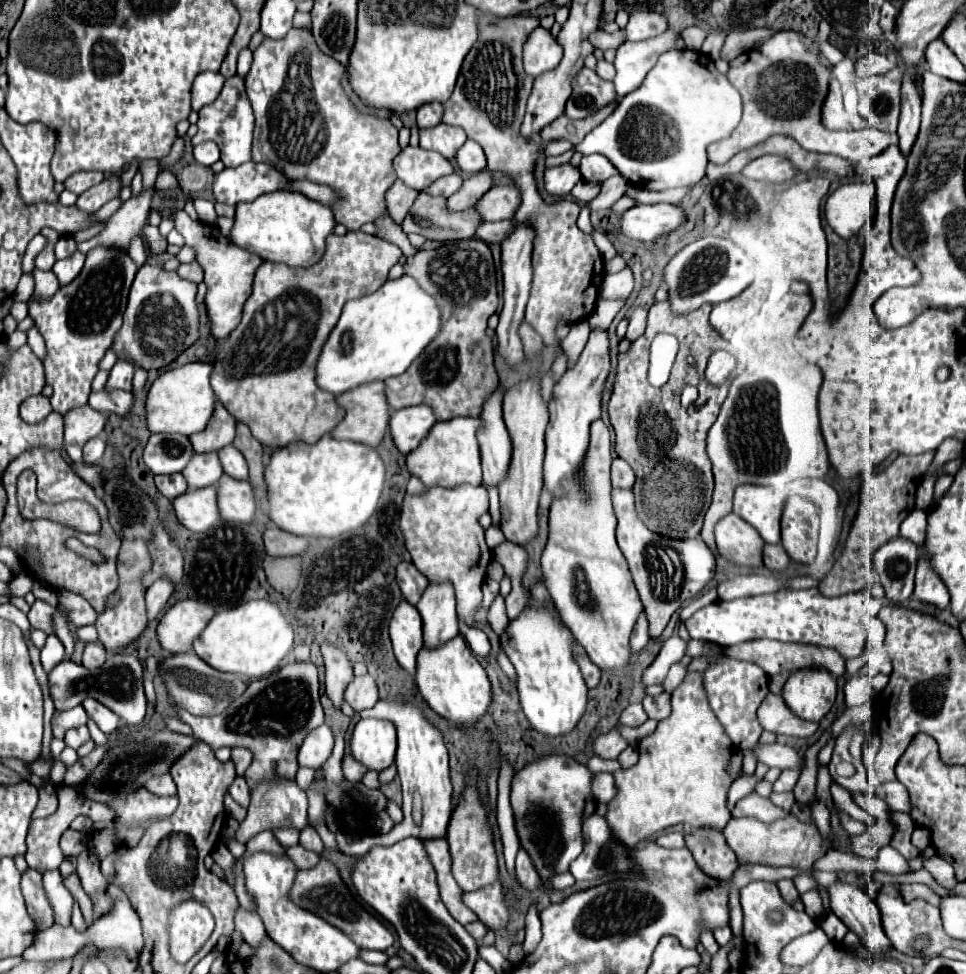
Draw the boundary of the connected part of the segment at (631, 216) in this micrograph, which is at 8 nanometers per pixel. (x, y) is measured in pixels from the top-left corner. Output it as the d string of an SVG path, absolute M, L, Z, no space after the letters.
M675 204L633 206L621 216L621 232L629 240L653 242L659 234L671 232L683 222L685 216Z

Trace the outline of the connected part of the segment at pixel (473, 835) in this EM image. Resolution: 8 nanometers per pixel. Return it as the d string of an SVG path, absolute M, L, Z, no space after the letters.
M471 776L471 786L465 790L463 800L453 812L451 822L447 826L447 842L449 842L449 852L451 852L451 874L463 892L475 892L479 888L491 886L499 878L491 828L487 824L485 808L479 802L479 796L473 784L475 784L475 778Z

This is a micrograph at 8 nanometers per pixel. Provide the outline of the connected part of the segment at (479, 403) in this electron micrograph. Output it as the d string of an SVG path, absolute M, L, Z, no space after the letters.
M479 238L459 240L445 244L441 248L427 248L419 250L413 258L407 258L405 262L405 274L413 276L419 286L431 294L441 312L443 312L443 332L427 350L407 368L407 374L387 378L387 400L393 410L427 404L433 408L437 420L451 420L457 416L481 416L481 408L487 402L487 398L497 390L499 378L493 366L493 342L487 338L487 320L491 314L499 308L499 296L497 296L497 278L495 278L495 264L489 246Z

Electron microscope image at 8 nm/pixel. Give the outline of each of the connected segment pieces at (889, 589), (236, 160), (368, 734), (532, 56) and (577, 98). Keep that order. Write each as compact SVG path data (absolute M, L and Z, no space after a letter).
M895 536L875 554L875 572L885 588L891 604L905 604L913 594L913 578L917 568L917 544Z
M239 76L225 80L225 86L223 86L221 94L217 96L217 100L199 110L197 128L199 128L199 132L191 138L193 146L197 146L205 140L213 140L221 150L221 162L225 166L241 166L245 162L251 162L251 140L253 140L255 118L253 118L251 102L245 94L243 80Z
M359 720L351 734L351 756L367 770L383 772L395 762L397 735L387 720Z
M539 26L531 32L529 40L525 42L523 66L525 66L527 74L537 78L543 72L555 70L555 64L561 60L561 54L563 54L563 50L557 44L557 40Z
M589 68L579 70L579 74L573 78L571 84L573 84L573 92L567 100L565 116L573 118L573 120L585 118L617 98L613 82L599 78Z

